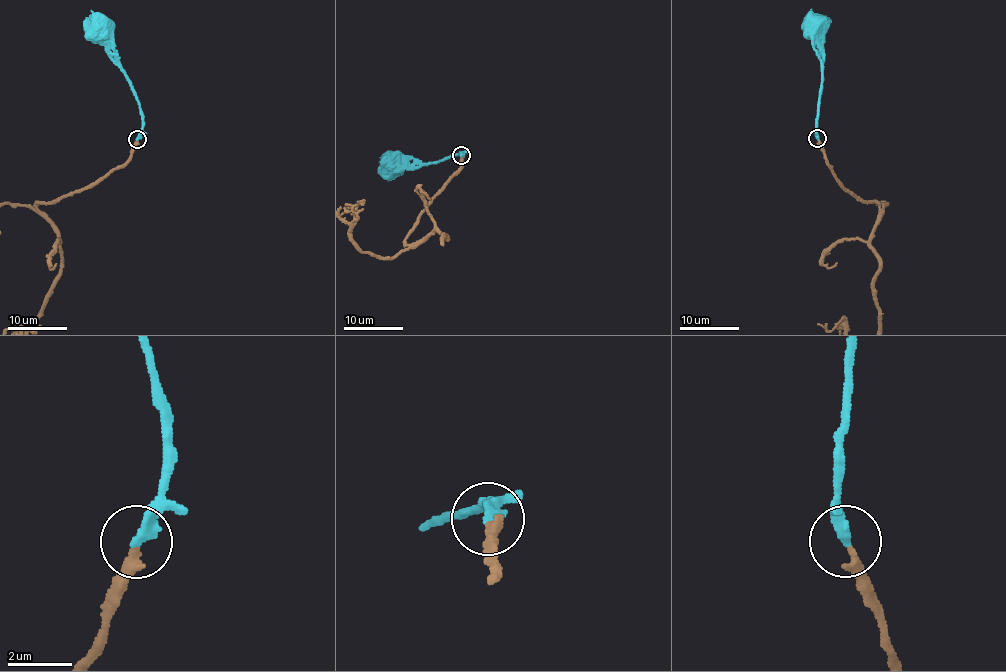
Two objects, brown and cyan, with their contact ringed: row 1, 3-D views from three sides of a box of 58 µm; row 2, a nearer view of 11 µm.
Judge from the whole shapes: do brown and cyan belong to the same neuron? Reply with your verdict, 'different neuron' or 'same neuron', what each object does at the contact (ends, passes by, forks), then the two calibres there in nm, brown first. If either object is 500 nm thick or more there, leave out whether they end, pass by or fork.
same neuron; brown ends; cyan ends; calibres 320 and 340 nm

